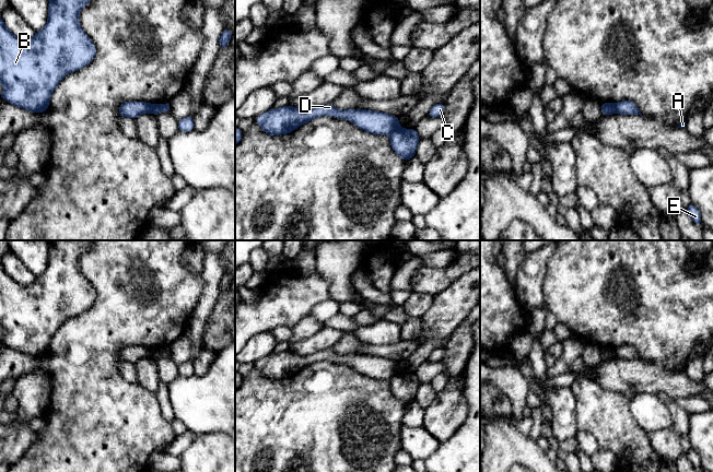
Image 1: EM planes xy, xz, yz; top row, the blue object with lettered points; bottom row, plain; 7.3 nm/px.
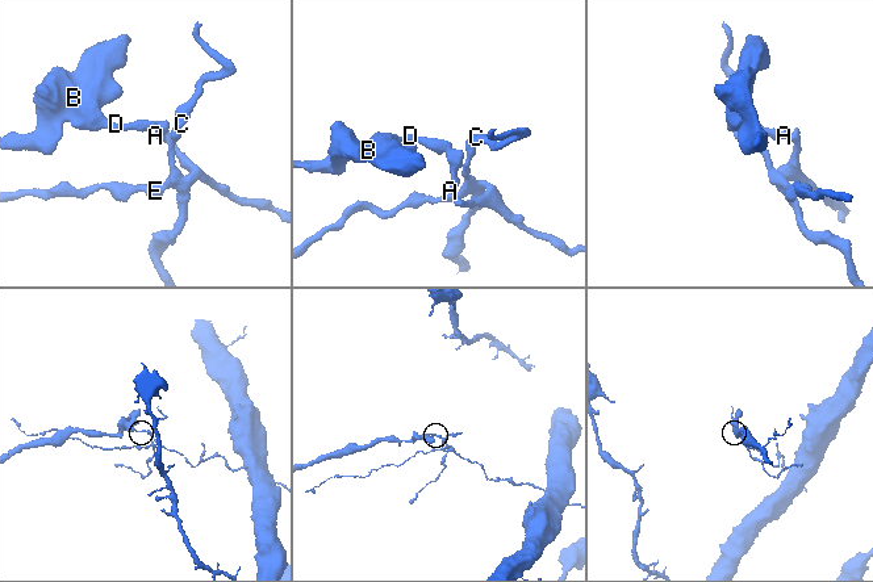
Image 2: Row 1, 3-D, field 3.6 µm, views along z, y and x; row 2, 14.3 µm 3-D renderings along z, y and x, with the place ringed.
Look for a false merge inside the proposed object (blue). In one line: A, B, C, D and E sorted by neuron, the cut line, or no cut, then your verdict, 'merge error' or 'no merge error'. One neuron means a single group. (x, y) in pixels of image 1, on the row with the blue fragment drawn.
A C E / B D | xz (399, 127), (389, 134) | merge error

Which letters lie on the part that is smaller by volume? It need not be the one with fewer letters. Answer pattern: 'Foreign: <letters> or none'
Foreign: B, D

